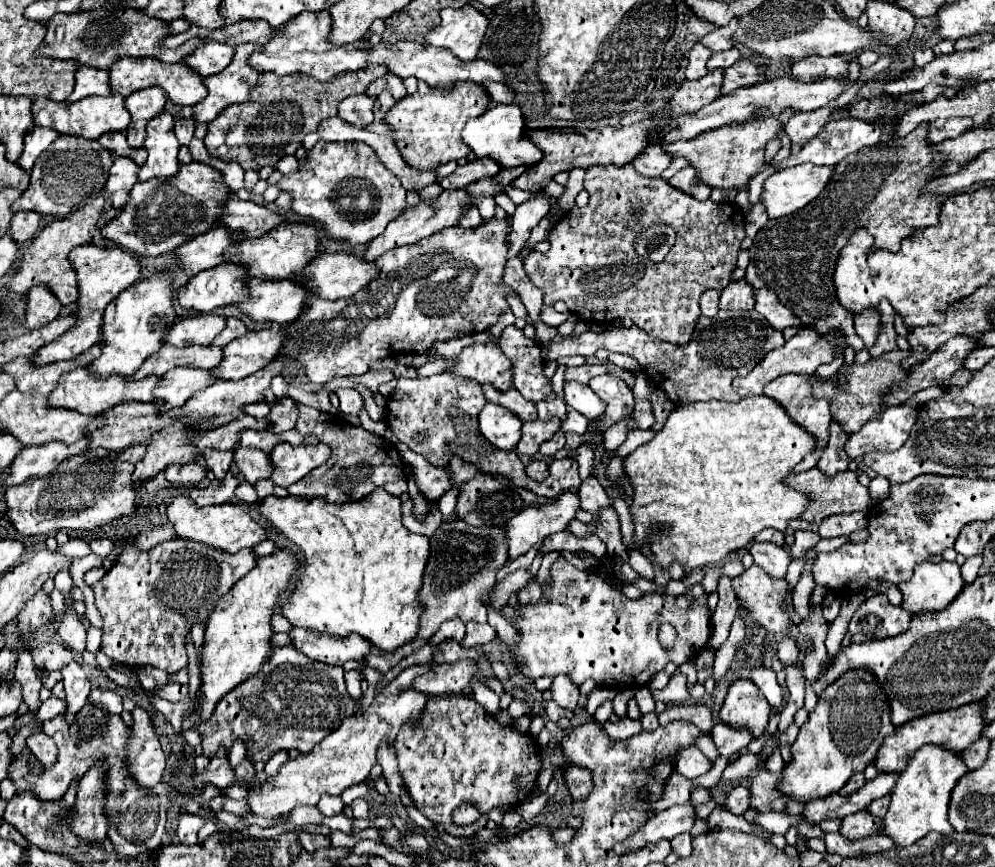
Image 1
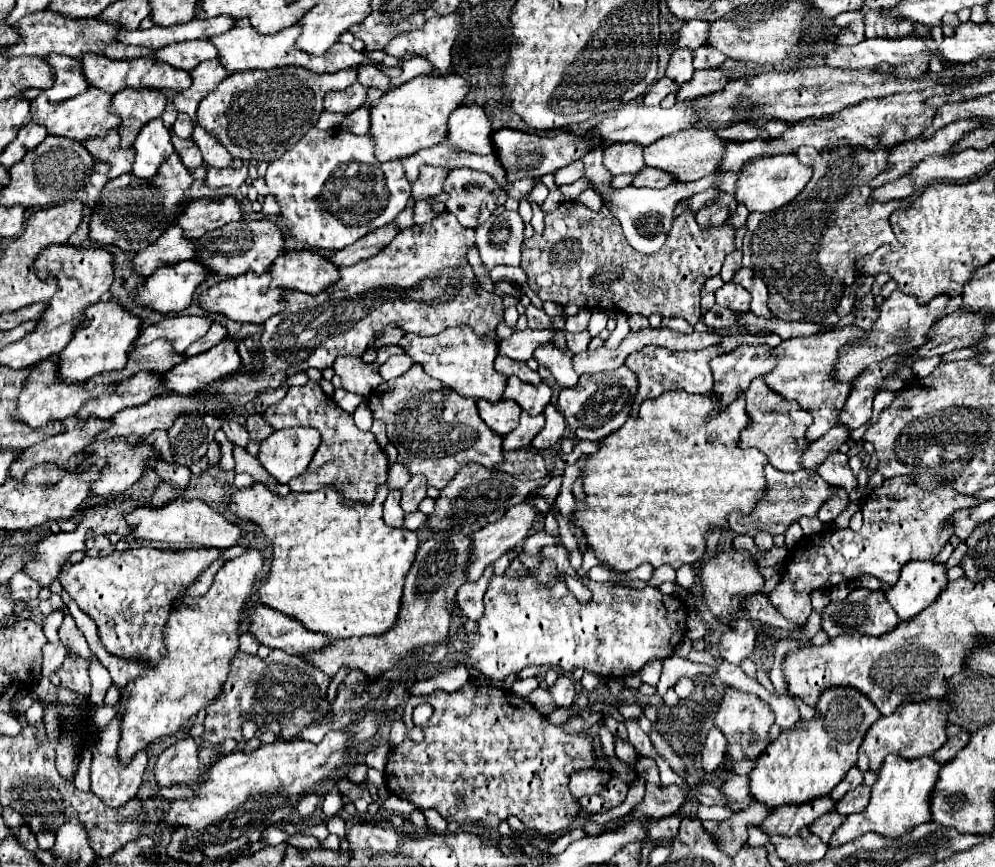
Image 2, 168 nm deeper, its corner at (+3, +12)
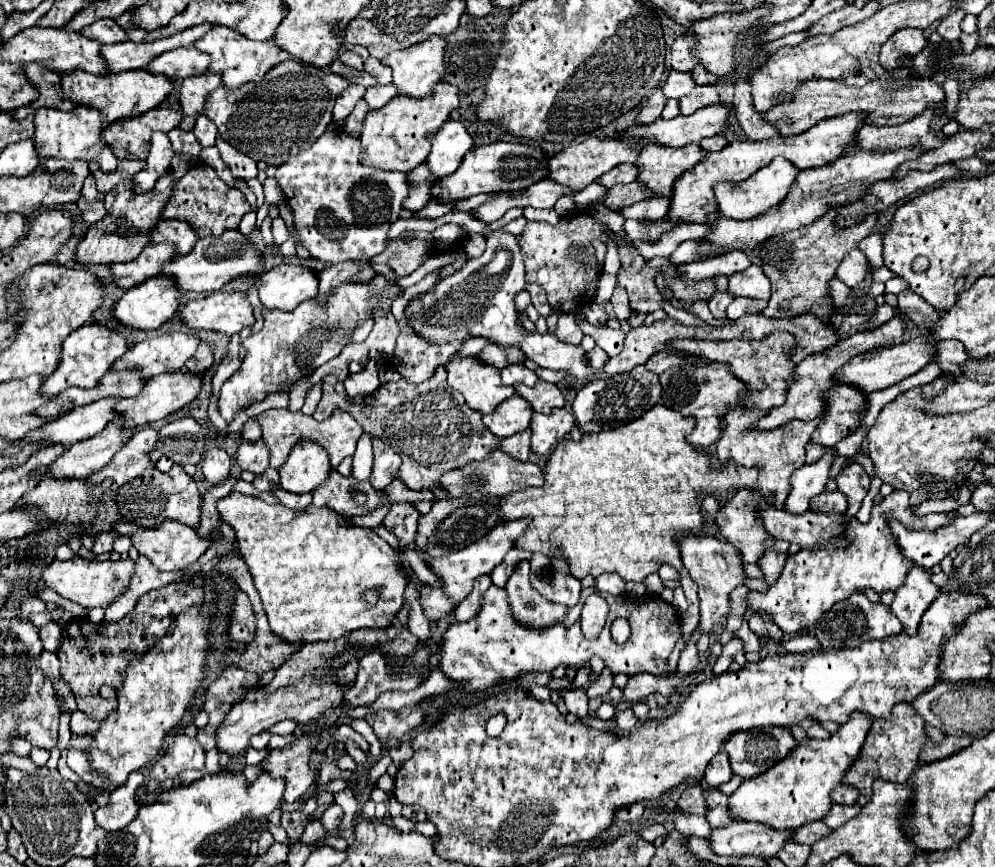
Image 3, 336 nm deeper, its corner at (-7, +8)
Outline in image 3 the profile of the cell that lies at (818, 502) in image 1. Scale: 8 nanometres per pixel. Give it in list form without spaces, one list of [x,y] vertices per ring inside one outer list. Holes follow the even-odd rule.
[[[742,489],[738,491],[726,507],[722,507],[714,519],[718,533],[742,555],[742,563],[756,563],[762,551],[772,545],[772,535],[764,531],[756,519],[756,509],[760,503],[768,503],[760,493]]]

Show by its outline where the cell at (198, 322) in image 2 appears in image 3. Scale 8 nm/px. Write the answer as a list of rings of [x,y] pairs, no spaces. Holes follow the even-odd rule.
[[[168,333],[156,339],[148,339],[132,345],[122,359],[114,363],[114,371],[138,369],[148,381],[160,373],[178,371],[196,351],[200,339],[186,333]]]

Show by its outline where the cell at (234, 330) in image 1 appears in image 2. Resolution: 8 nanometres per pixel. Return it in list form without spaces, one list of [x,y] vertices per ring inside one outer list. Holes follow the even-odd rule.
[[[214,321],[212,323],[212,327],[210,327],[210,331],[202,337],[202,339],[198,339],[194,345],[190,345],[188,347],[188,357],[194,357],[194,355],[198,355],[198,353],[204,353],[204,351],[208,351],[210,347],[214,347],[216,343],[220,343],[224,337],[228,335],[228,331],[226,331],[226,327],[222,325],[222,323],[218,323],[218,321]]]

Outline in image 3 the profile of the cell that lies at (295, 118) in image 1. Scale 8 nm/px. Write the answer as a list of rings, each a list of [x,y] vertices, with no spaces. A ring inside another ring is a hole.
[[[288,59],[272,67],[260,83],[246,83],[238,89],[218,87],[210,91],[204,115],[216,123],[222,139],[240,153],[254,161],[280,165],[288,157],[310,147],[310,143],[326,131],[332,121],[334,101],[348,85],[348,79],[334,75],[328,67],[318,69],[314,65]]]

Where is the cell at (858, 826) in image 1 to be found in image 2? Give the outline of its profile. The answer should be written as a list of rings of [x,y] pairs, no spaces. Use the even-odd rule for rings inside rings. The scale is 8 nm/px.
[[[832,811],[832,813],[820,817],[818,821],[814,821],[814,823],[810,825],[810,831],[812,831],[814,835],[818,835],[824,843],[828,843],[830,837],[834,835],[834,831],[836,831],[844,821],[846,821],[844,815],[836,815],[836,813]]]

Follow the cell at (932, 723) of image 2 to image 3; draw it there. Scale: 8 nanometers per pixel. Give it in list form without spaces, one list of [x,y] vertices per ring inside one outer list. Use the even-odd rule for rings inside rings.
[[[898,703],[890,715],[890,719],[876,719],[866,735],[862,751],[858,759],[852,763],[850,771],[844,775],[844,785],[852,785],[862,797],[872,795],[874,779],[890,779],[896,783],[904,783],[910,773],[920,765],[918,753],[920,747],[926,743],[926,731],[922,717],[906,703]]]

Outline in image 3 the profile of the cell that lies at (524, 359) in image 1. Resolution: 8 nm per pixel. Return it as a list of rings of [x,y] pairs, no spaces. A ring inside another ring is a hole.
[[[508,365],[502,371],[502,383],[504,385],[514,385],[514,383],[524,383],[524,385],[534,385],[538,381],[536,373],[524,365]]]

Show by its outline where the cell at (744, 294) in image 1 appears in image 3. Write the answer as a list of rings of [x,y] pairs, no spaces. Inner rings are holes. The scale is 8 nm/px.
[[[734,297],[734,301],[728,305],[726,313],[728,319],[738,319],[746,313],[760,313],[766,307],[766,301],[758,301],[758,299],[750,299],[750,297]]]

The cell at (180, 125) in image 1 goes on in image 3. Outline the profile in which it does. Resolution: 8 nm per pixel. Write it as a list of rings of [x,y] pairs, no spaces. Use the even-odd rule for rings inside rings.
[[[202,115],[196,121],[196,127],[192,133],[196,135],[196,139],[200,141],[202,147],[212,147],[216,143],[216,137],[218,137],[218,129],[214,127],[214,123],[210,123],[210,119],[206,119],[206,115]]]

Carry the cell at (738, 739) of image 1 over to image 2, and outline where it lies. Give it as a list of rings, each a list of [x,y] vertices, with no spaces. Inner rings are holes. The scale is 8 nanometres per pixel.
[[[712,727],[706,737],[706,745],[702,749],[702,767],[706,771],[716,771],[718,767],[722,767],[726,749],[728,741],[724,739],[724,733],[718,727]]]

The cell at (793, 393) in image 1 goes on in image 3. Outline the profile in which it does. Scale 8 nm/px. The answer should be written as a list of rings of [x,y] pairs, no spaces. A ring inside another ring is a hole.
[[[732,409],[726,413],[726,423],[728,427],[724,429],[718,445],[716,445],[716,457],[720,463],[728,463],[734,461],[738,465],[744,467],[758,467],[758,483],[754,483],[754,487],[750,487],[752,491],[758,491],[760,495],[770,495],[770,499],[774,499],[774,507],[776,509],[784,509],[784,501],[790,493],[790,475],[804,465],[804,457],[806,457],[806,443],[810,441],[812,431],[816,429],[818,423],[814,421],[790,421],[778,429],[772,431],[758,431],[752,427],[754,421],[758,421],[758,417],[766,415],[762,411],[744,411],[744,409]]]

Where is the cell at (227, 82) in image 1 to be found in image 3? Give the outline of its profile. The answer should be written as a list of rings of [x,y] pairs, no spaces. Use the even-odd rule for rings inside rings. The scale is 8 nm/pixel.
[[[210,73],[196,75],[196,77],[184,79],[180,83],[178,103],[180,103],[180,109],[182,109],[182,123],[180,123],[182,131],[192,131],[194,129],[196,119],[204,111],[204,99],[206,99],[206,95],[212,89],[216,89],[220,83],[222,83],[220,75],[210,75]]]

